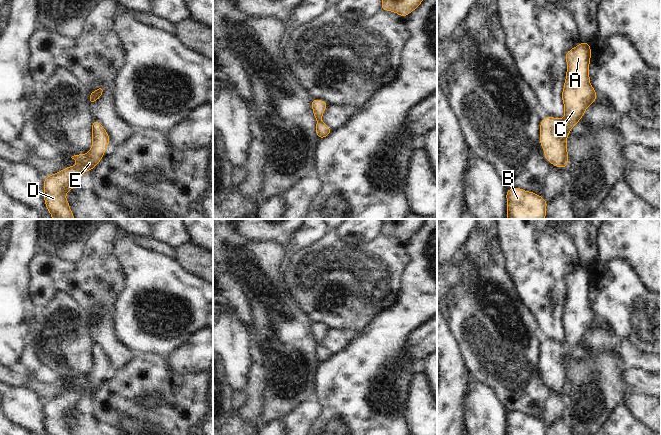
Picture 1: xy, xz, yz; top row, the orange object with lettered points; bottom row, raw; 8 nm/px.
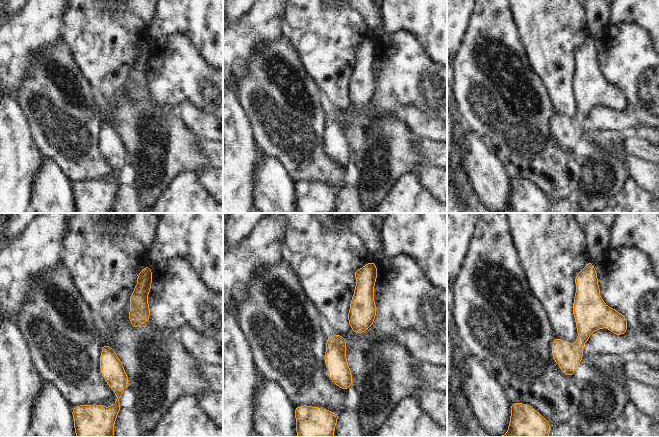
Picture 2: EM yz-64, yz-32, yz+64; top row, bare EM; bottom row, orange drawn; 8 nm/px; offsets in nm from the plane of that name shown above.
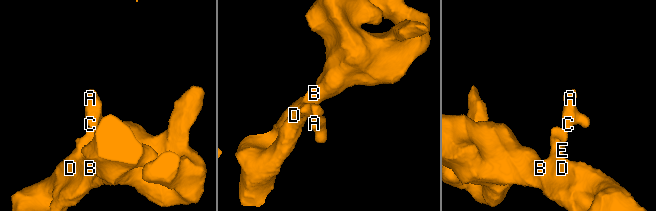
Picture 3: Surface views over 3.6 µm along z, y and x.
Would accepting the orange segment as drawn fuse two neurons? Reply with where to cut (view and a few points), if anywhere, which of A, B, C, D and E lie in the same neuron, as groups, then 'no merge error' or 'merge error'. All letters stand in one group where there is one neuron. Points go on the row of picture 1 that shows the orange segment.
no cut; A B C D E; no merge error

